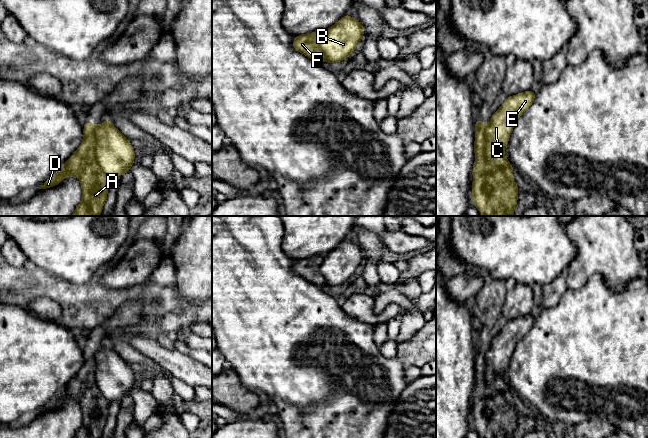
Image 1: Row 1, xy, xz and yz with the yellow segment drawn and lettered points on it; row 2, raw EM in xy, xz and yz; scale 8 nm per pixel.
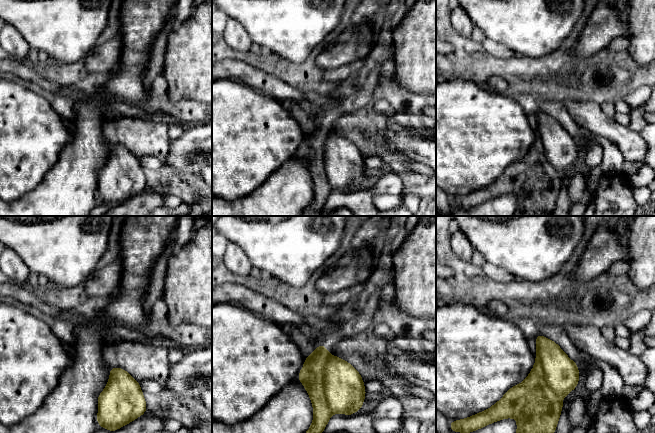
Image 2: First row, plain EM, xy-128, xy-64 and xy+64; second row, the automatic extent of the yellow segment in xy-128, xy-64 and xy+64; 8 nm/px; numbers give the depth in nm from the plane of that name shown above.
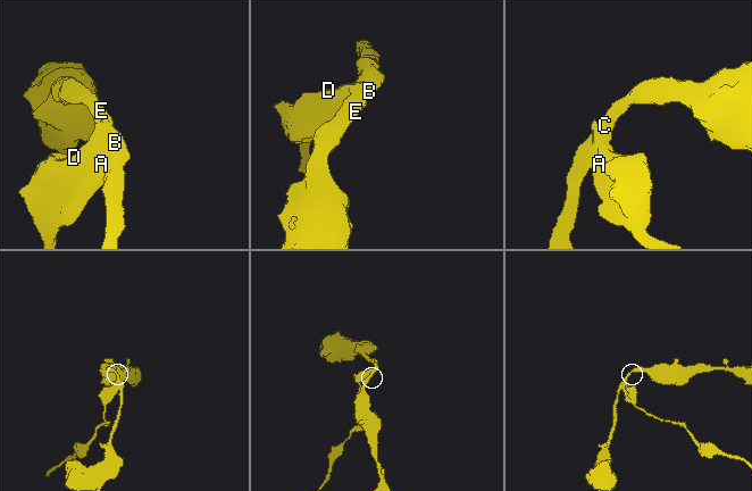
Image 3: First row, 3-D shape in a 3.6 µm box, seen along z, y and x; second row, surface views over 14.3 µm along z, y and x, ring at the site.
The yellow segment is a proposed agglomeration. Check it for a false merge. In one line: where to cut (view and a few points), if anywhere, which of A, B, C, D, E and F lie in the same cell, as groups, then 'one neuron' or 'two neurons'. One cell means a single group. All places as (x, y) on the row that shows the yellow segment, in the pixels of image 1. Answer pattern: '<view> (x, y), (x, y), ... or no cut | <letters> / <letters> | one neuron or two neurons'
xy (96, 127), (95, 158), (102, 171), (110, 179) | A D F / B C E | two neurons

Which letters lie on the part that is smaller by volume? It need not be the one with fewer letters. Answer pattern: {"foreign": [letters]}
{"foreign": ["A", "D", "F"]}

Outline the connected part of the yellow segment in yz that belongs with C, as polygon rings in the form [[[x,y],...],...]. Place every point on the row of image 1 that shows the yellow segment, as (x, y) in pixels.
[[[532,90],[507,97],[502,106],[492,114],[489,125],[486,128],[485,158],[491,160],[496,151],[504,152],[509,136],[515,126],[517,119],[532,105],[536,93]]]

